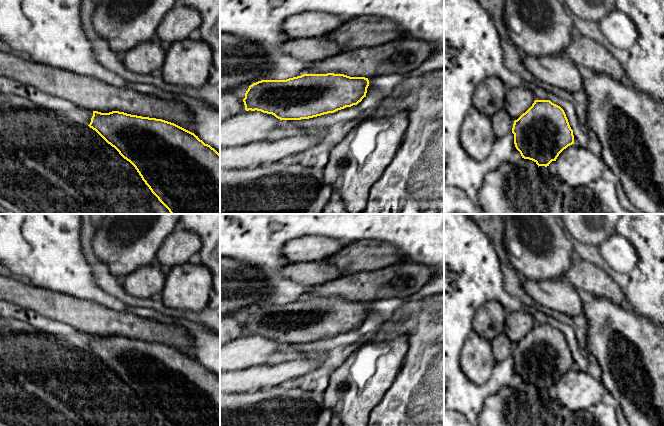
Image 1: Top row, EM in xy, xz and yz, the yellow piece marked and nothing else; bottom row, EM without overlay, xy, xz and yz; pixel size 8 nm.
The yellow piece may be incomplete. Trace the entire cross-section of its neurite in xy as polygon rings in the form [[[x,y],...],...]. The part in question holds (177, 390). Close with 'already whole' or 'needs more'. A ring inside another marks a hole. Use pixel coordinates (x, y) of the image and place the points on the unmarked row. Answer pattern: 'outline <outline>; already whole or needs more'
outline [[[93,335],[88,349],[129,385],[160,426],[220,426],[220,378],[194,357],[165,344]]]; already whole

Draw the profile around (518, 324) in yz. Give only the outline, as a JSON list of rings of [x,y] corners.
[[[515,311],[506,314],[504,332],[515,345],[525,337],[534,327],[533,316],[524,311]]]

